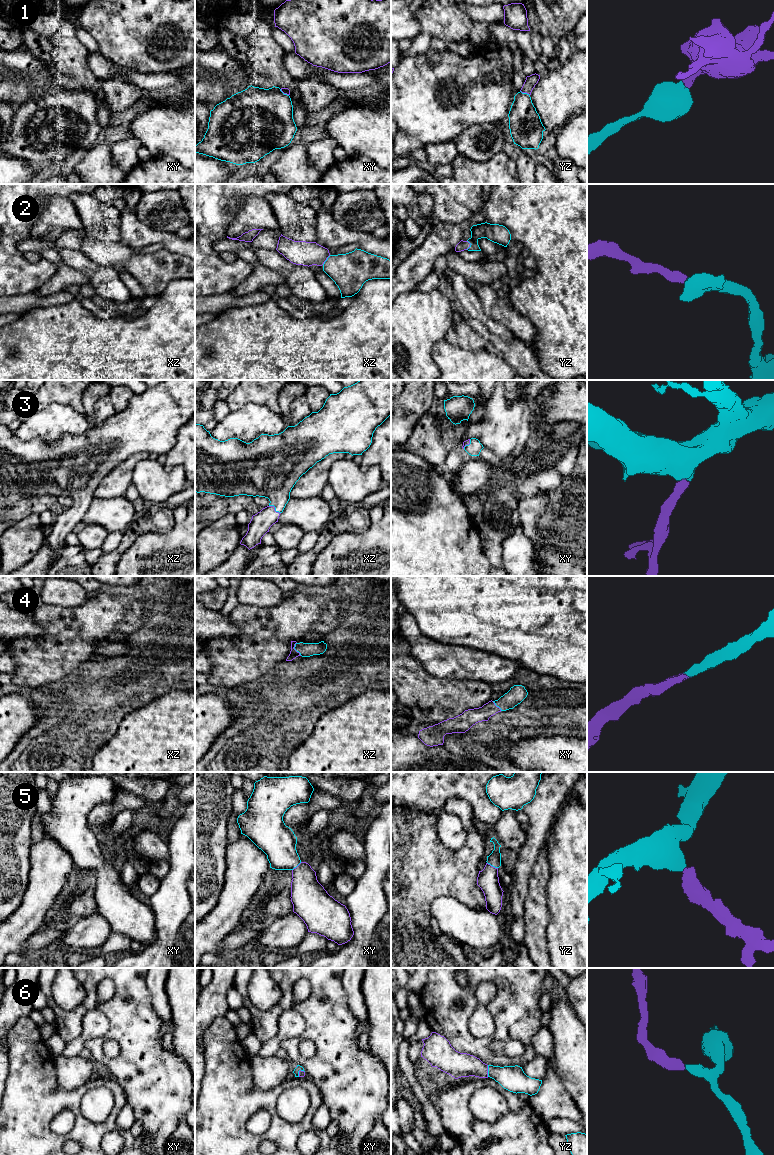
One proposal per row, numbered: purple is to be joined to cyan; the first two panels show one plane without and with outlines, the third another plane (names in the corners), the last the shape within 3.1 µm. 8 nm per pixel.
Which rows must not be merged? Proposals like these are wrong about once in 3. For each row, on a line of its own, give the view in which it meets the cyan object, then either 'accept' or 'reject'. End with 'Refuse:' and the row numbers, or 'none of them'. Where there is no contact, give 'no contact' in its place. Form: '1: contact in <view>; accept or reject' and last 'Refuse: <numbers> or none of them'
1: contact in yz; accept
2: contact in xz; accept
3: contact in xz; accept
4: contact in xz; accept
5: contact in yz; accept
6: contact in yz; accept
Refuse: none of them

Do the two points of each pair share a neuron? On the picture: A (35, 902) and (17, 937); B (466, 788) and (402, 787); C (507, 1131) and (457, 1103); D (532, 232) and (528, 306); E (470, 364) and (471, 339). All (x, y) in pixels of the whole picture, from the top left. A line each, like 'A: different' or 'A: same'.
A: same
B: same
C: same
D: same
E: different

